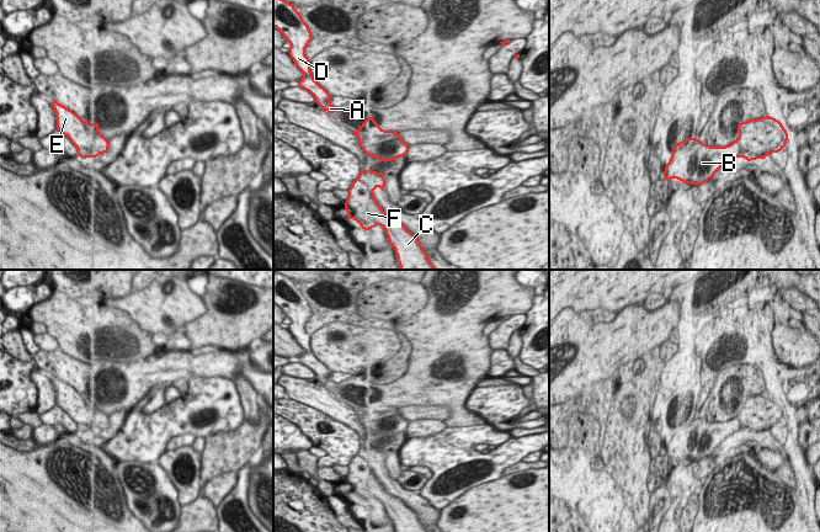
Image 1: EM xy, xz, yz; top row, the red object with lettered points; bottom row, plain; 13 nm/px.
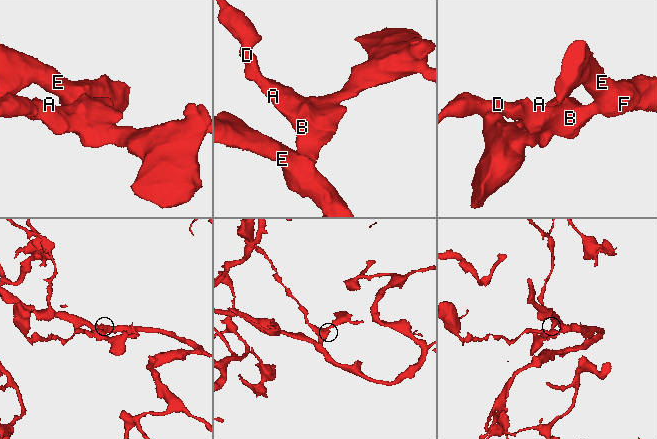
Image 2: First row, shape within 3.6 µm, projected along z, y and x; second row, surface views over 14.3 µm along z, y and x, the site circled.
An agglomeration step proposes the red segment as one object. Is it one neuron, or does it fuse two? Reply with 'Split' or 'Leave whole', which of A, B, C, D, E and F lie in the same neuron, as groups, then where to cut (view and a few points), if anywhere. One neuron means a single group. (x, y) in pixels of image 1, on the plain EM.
Split. Groups: A B D / C E F. Split along xy (100, 408), (97, 418), (90, 424), (90, 432).

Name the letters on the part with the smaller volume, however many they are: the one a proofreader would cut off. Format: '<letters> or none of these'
A, B, D

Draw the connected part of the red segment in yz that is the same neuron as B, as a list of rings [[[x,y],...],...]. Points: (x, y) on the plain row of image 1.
[[[687,414],[683,417],[677,419],[672,424],[672,431],[669,438],[665,441],[664,454],[666,457],[676,453],[677,456],[691,459],[702,461],[705,459],[714,449],[725,440],[729,435],[741,433],[742,424],[739,415],[734,416],[726,422],[709,422],[702,419],[698,414]]]

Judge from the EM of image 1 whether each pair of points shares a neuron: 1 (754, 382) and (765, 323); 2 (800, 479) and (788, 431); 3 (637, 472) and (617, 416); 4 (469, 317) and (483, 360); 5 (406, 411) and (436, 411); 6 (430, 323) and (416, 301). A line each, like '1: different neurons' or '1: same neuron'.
1: different neurons
2: same neuron
3: same neuron
4: same neuron
5: same neuron
6: different neurons

